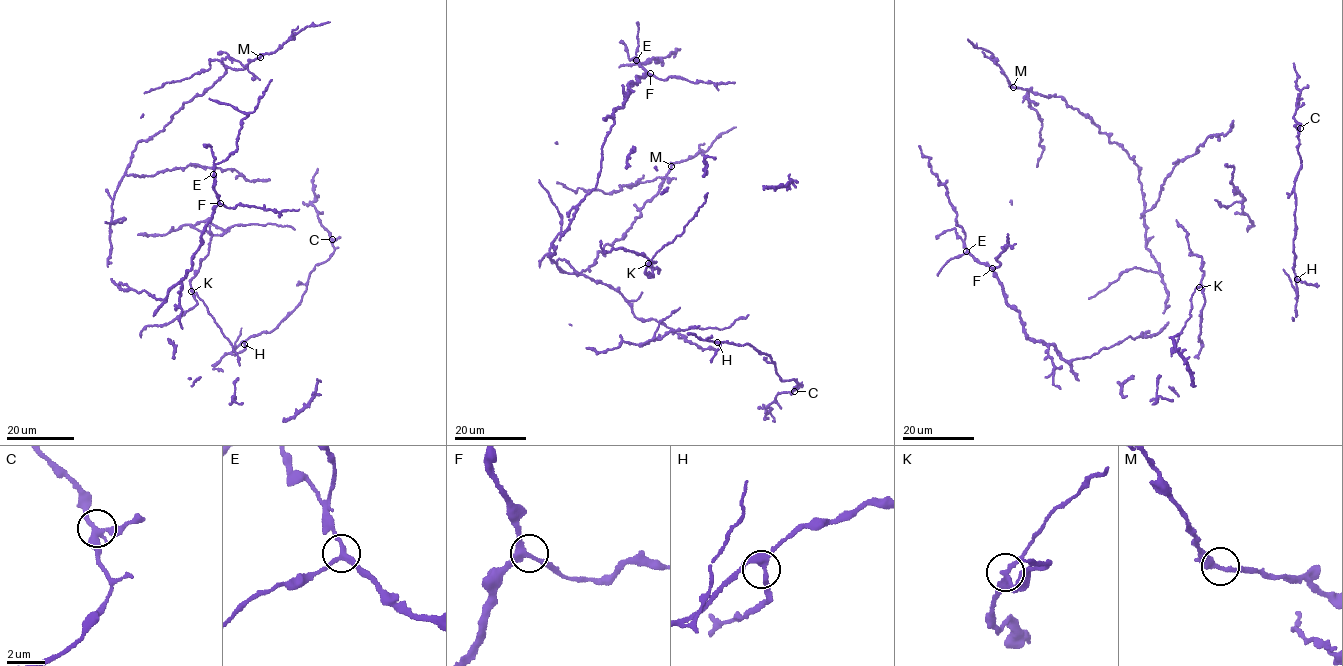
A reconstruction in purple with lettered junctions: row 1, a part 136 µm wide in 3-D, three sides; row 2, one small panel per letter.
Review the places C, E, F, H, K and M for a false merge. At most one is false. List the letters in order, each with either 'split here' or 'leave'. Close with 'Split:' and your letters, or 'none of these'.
C: leave
E: leave
F: leave
H: leave
K: split here
M: leave
Split: K

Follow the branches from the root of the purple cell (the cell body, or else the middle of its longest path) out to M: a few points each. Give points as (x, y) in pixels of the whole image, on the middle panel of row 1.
M: (548, 256), (563, 272), (578, 273), (593, 264), (604, 246), (631, 227), (671, 166)

